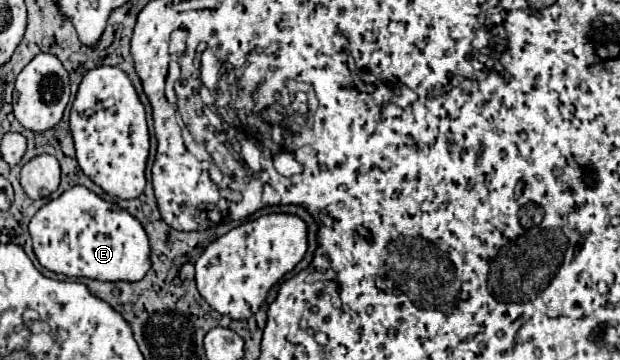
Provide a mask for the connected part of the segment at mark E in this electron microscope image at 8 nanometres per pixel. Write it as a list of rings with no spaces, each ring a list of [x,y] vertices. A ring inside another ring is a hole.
[[[72,186],[56,200],[44,204],[32,216],[28,232],[40,266],[56,274],[104,282],[136,282],[150,268],[150,244],[142,224],[126,210],[104,202],[84,186]]]

